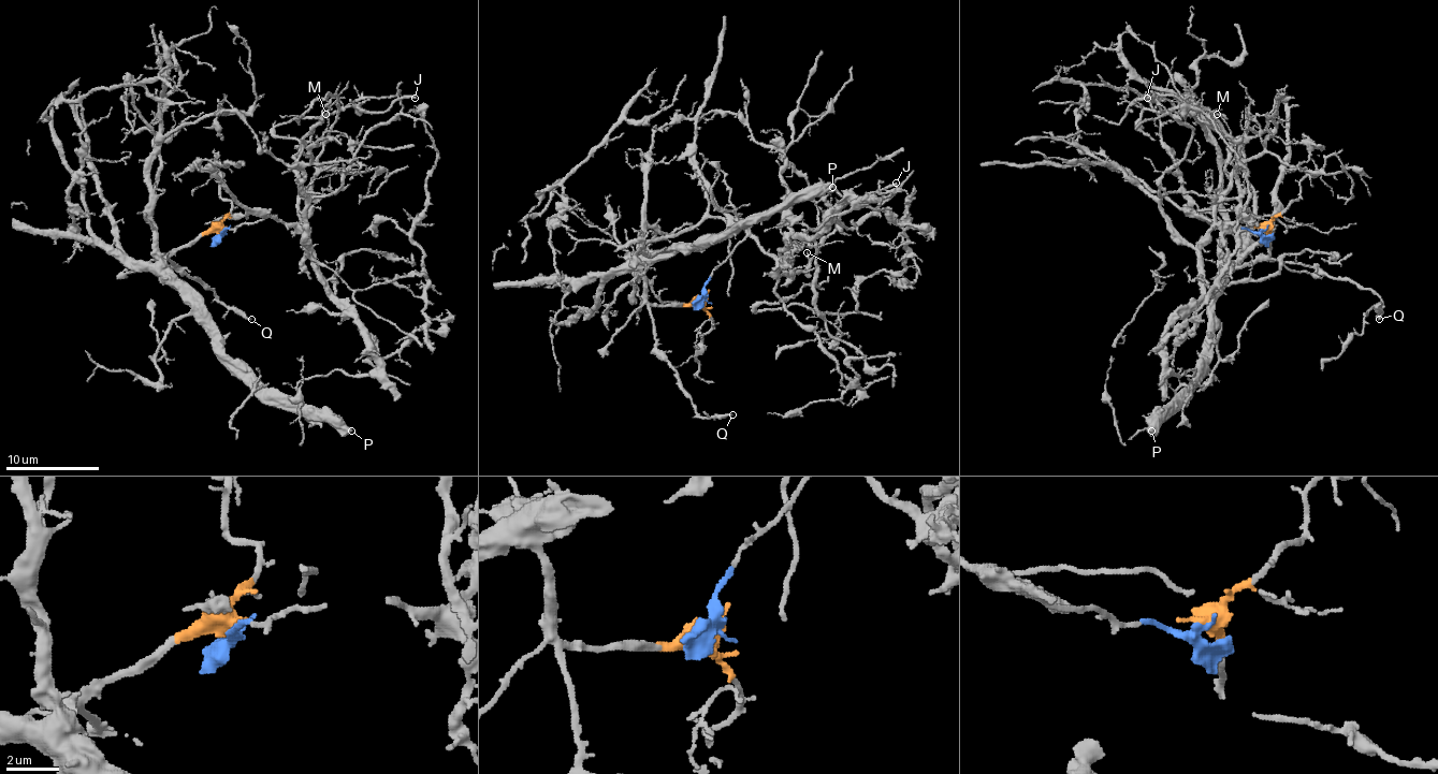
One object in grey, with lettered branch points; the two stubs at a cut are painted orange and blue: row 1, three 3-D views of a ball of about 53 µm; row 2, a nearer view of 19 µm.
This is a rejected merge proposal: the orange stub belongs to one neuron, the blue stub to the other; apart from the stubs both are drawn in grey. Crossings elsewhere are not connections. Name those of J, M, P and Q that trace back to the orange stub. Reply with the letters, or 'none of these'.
P, Q

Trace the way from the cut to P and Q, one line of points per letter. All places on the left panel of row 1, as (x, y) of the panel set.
P: (223, 228), (212, 228), (182, 245), (160, 267), (226, 354), (271, 390), (338, 418), (352, 432)
Q: (223, 228), (212, 228), (198, 235), (170, 259), (221, 301), (251, 319)

